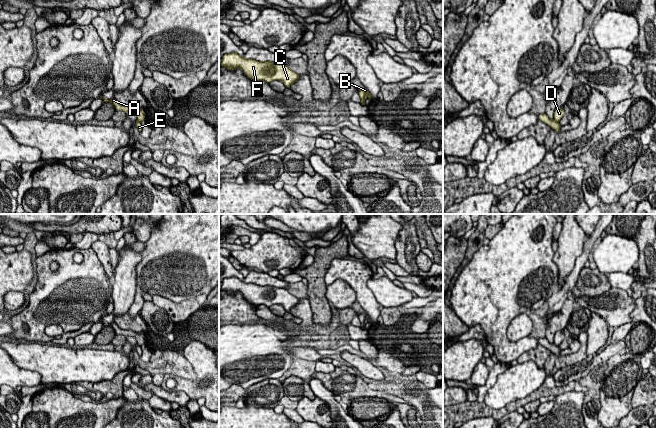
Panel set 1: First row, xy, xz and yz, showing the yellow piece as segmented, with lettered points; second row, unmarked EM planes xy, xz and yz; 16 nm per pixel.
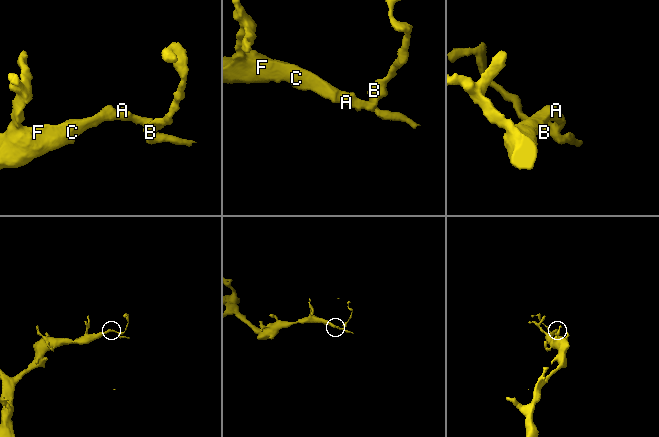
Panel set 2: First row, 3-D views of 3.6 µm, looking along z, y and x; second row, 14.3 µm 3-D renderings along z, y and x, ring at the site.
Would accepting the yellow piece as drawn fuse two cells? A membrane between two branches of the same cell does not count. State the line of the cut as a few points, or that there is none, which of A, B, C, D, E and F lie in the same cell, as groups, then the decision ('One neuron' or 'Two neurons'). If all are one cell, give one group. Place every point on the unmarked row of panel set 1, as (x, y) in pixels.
Split along yz (553, 343), (557, 346). Groups: A C D F / B E. Two neurons

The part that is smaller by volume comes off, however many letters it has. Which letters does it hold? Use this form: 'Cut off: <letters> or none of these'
Cut off: B, E

